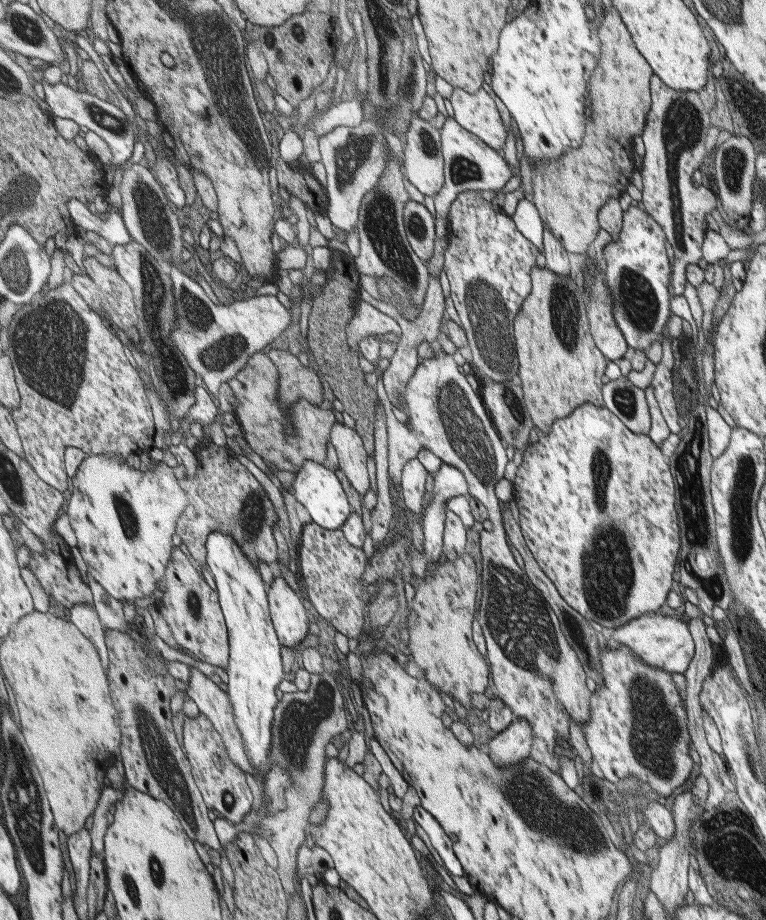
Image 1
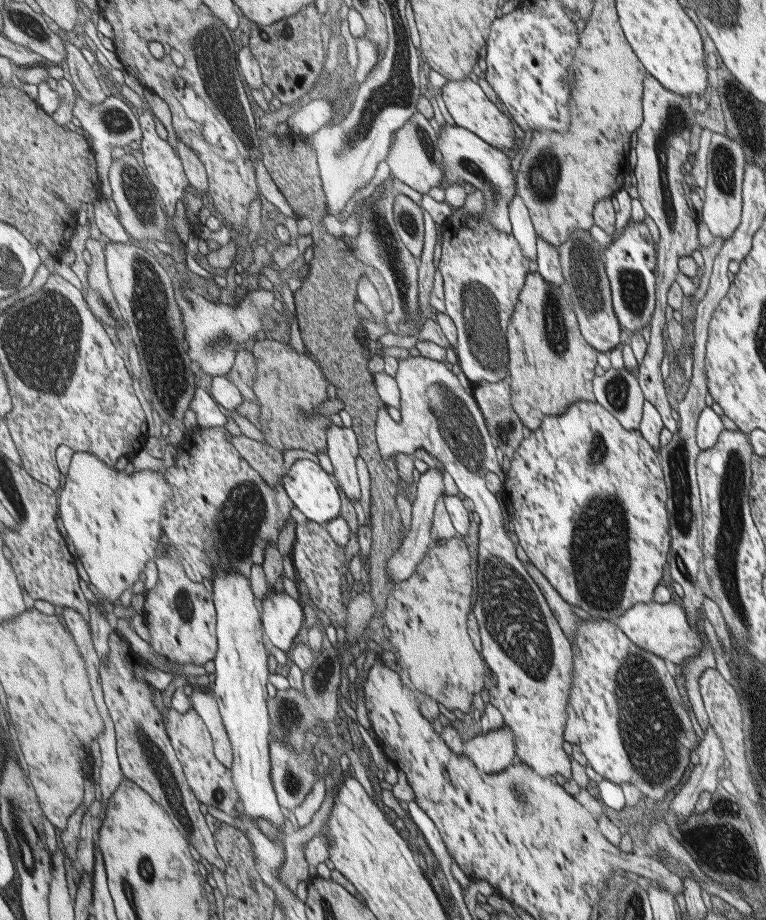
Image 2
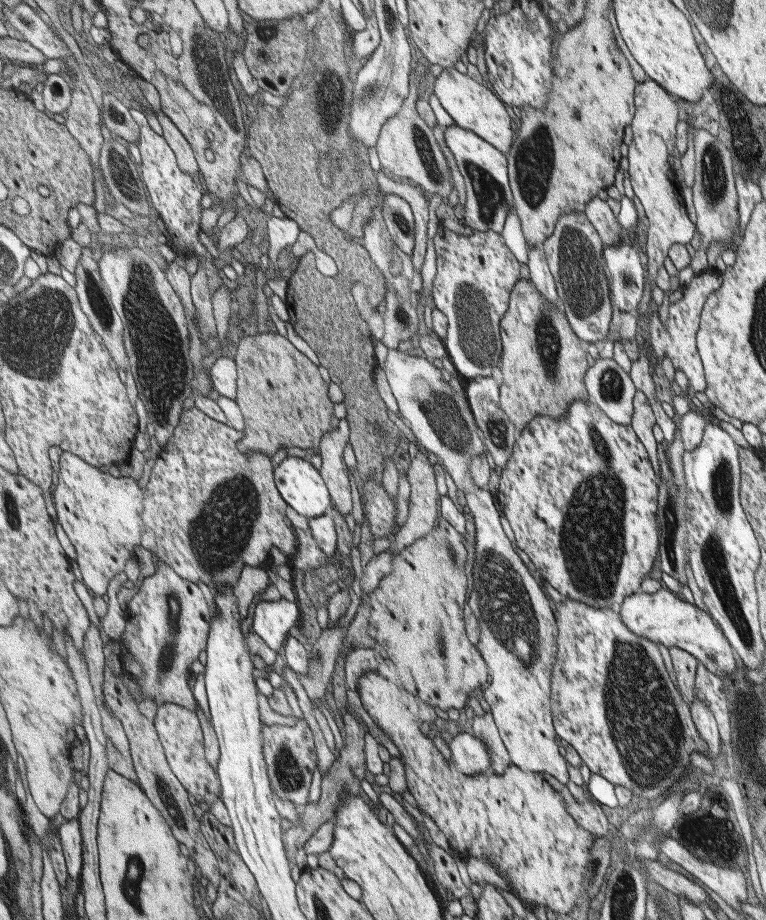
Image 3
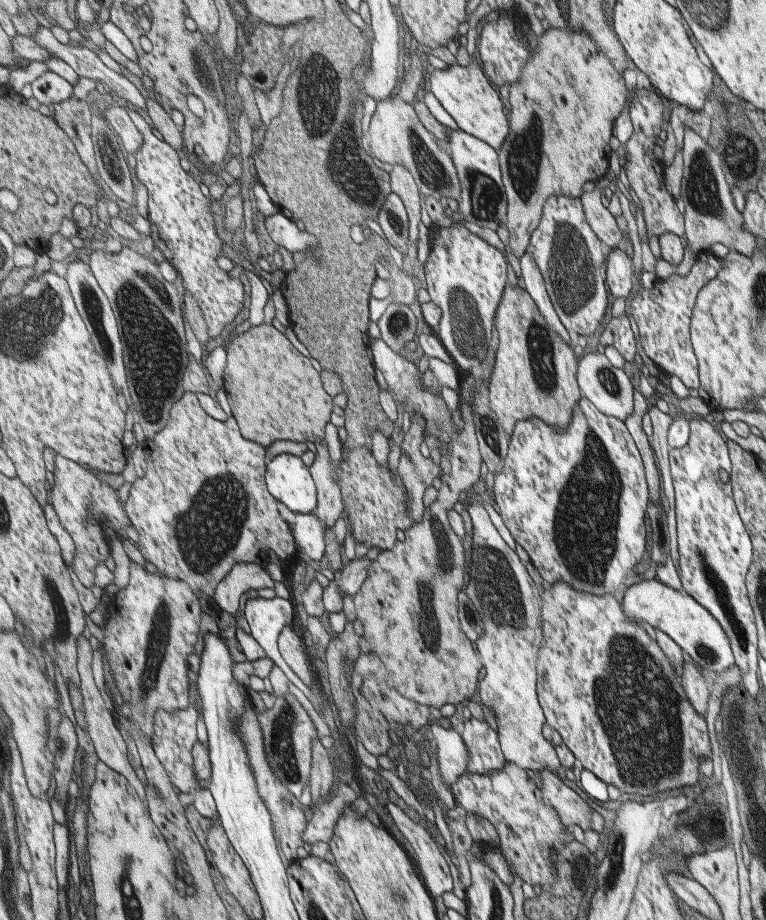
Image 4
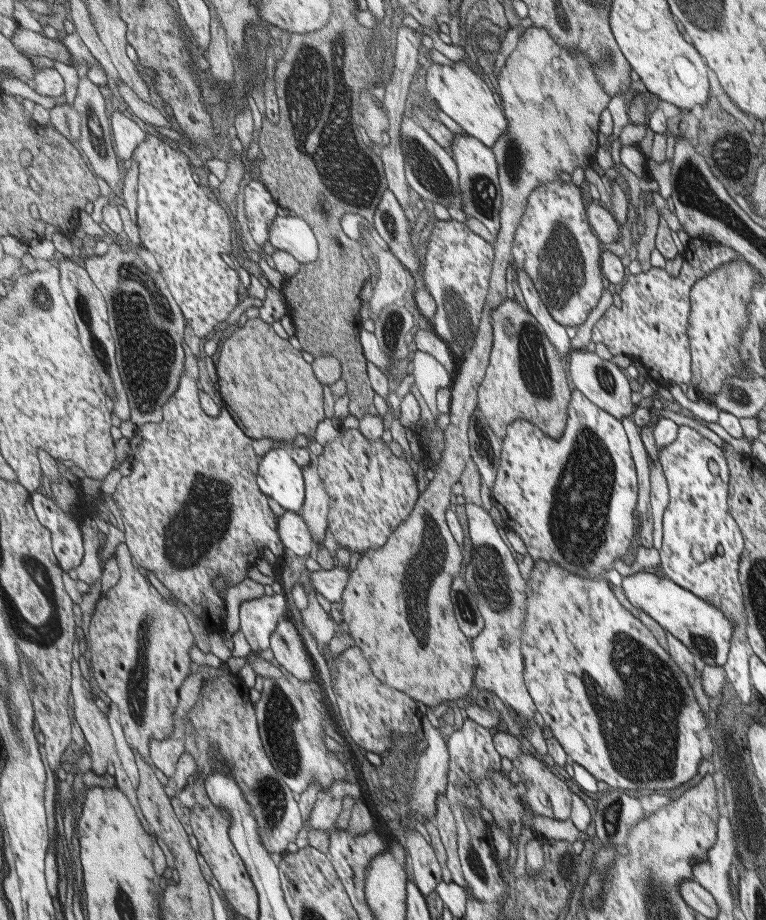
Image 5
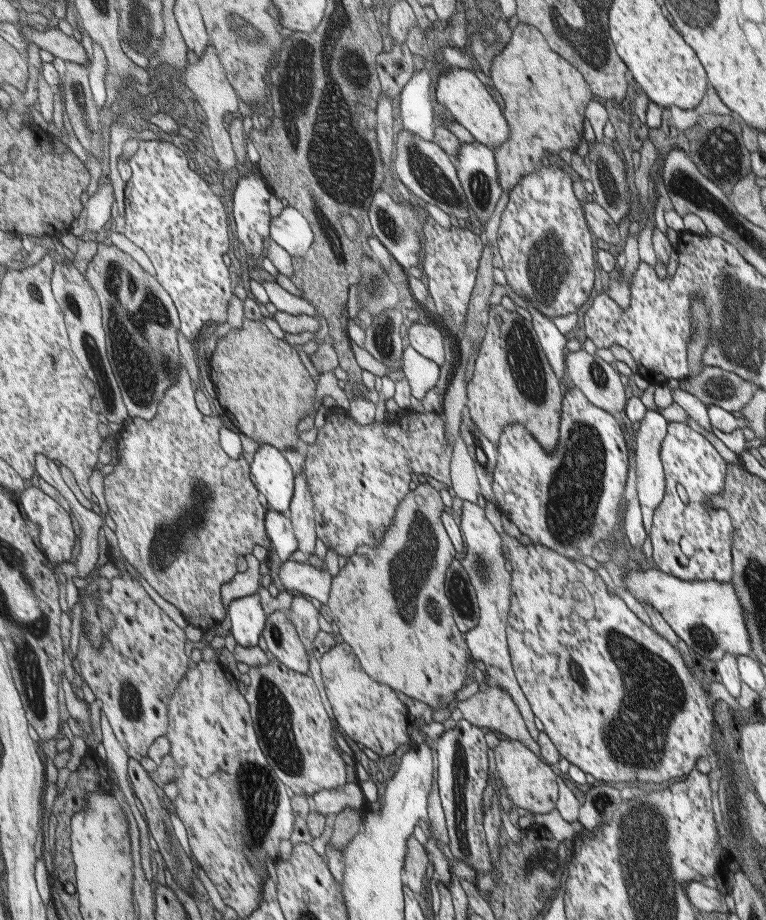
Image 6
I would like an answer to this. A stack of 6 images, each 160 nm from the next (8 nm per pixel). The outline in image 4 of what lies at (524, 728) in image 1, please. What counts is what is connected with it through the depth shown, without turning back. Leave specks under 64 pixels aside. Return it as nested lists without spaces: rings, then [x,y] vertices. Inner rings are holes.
[[[433,724],[431,732],[434,737],[433,743],[437,746],[439,768],[446,783],[451,786],[452,780],[468,771],[470,750],[463,735],[457,730]]]

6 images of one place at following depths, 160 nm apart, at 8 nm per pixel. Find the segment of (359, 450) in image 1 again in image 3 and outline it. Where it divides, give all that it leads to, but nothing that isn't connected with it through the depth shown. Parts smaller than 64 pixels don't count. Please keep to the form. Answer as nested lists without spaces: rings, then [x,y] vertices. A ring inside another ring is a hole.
[[[342,418],[336,428],[324,434],[318,450],[322,458],[320,471],[331,491],[333,507],[342,515],[353,512],[353,488],[349,466],[345,464],[345,448],[349,440],[349,422]]]

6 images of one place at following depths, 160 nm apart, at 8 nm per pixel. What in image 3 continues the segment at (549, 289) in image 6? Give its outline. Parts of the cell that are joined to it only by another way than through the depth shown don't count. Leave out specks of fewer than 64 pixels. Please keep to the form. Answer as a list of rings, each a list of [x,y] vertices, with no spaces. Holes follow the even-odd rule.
[[[571,209],[567,214],[562,214],[556,223],[555,233],[548,241],[541,244],[549,258],[549,264],[557,281],[560,301],[558,307],[564,312],[572,330],[585,344],[593,343],[595,340],[606,340],[609,334],[609,326],[613,326],[613,303],[609,290],[609,275],[604,268],[602,254],[606,245],[597,234],[597,230],[588,221],[584,212]]]

